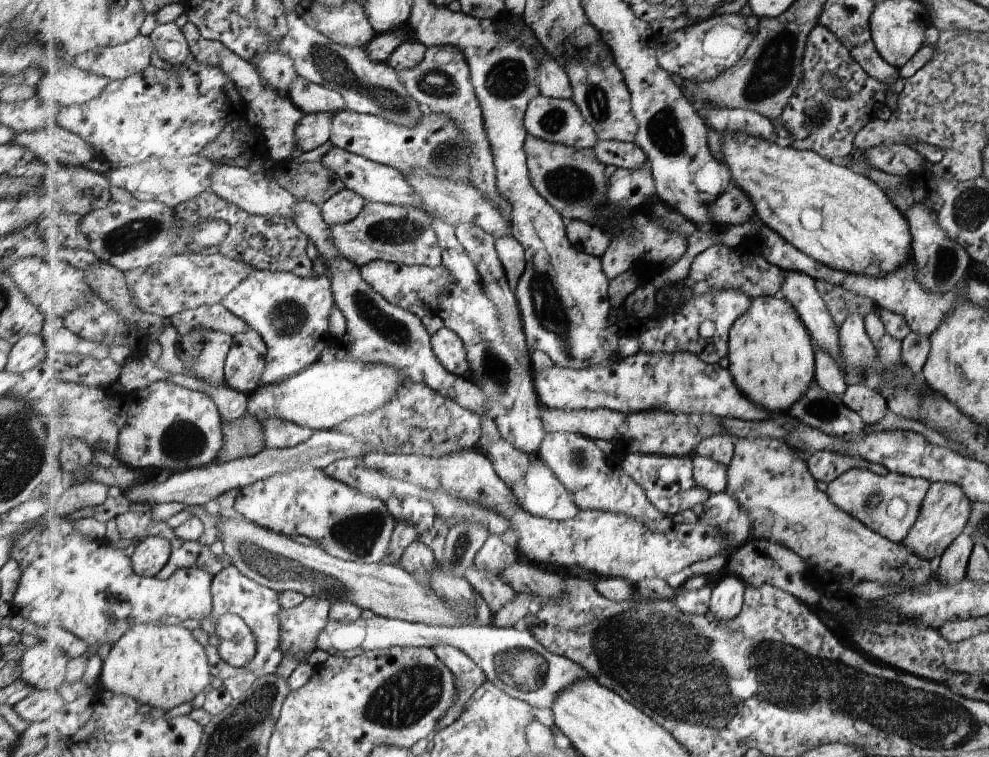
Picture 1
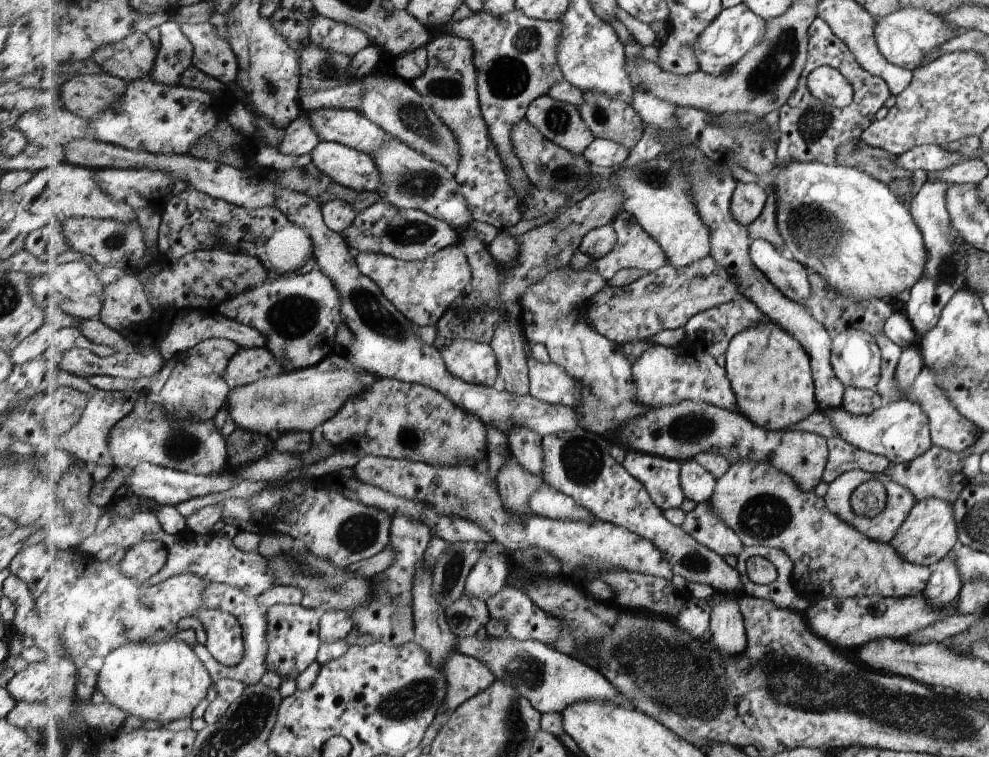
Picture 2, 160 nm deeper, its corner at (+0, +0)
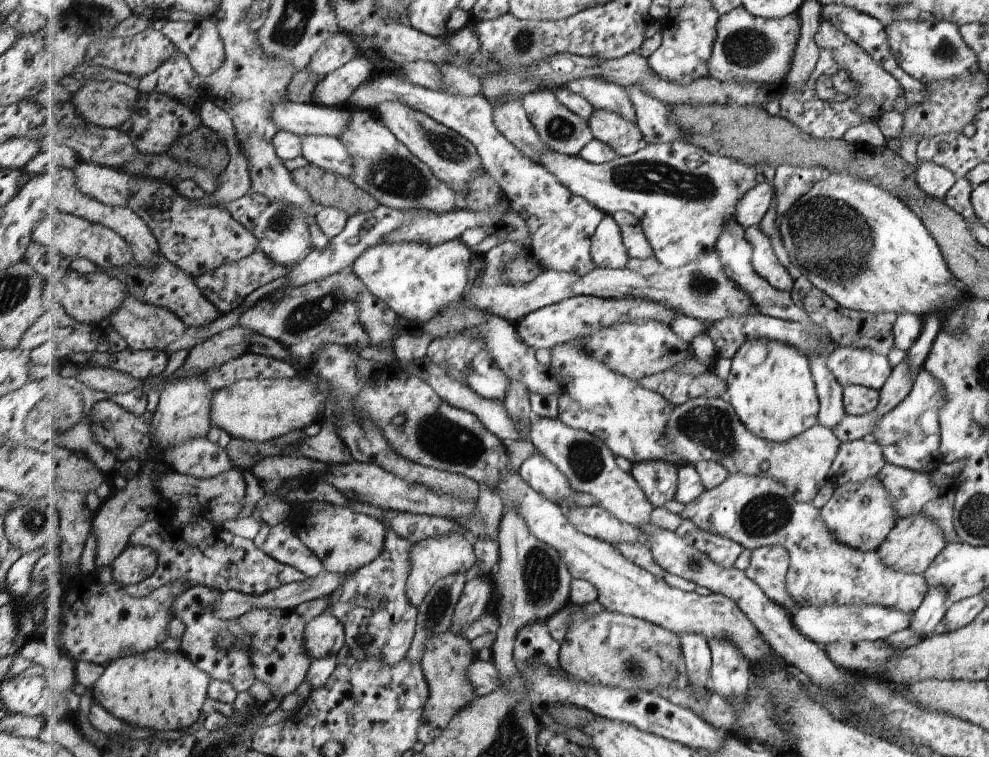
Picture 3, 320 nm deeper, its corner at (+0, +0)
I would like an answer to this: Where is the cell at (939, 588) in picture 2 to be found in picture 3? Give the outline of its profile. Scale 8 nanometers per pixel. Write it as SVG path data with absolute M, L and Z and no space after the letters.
M931 587L926 591L925 600L911 614L908 628L918 637L927 637L934 632L946 611L946 592L943 587Z

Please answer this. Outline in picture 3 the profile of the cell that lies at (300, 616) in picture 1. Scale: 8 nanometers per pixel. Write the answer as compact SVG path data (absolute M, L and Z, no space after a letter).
M253 608L236 619L243 628L243 634L249 636L252 665L257 680L268 684L275 698L293 694L303 682L312 665L312 658L304 649L304 632L309 621L299 613L276 608Z

